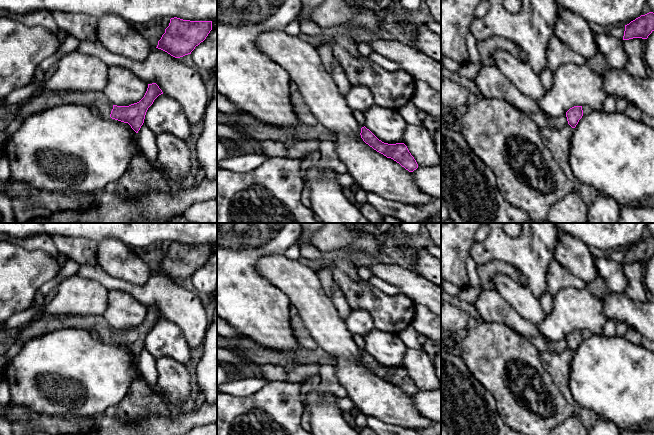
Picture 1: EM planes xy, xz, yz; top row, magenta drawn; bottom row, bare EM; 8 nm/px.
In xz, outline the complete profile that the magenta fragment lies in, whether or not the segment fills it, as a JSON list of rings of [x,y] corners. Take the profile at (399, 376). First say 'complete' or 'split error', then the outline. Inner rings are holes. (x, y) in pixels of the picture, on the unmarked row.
complete; [[[365,350],[361,352],[361,362],[363,365],[372,371],[377,376],[383,378],[387,382],[391,382],[409,396],[413,396],[418,392],[418,388],[414,381],[409,376],[404,367],[388,368],[379,364]]]

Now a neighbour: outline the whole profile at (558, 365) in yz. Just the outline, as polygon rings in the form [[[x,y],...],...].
[[[569,348],[560,353],[540,351],[542,365],[551,375],[555,385],[560,389],[566,401],[573,408],[574,415],[581,421],[582,425],[589,430],[600,416],[580,405],[571,394],[569,378],[572,356],[573,352]]]

